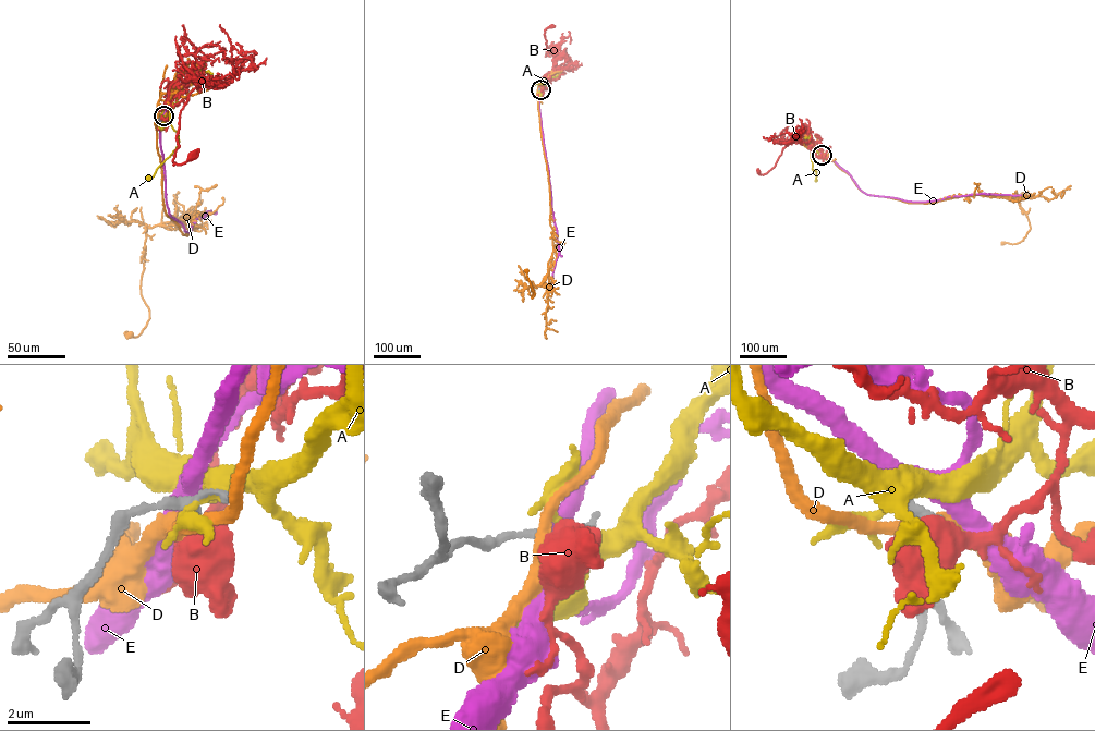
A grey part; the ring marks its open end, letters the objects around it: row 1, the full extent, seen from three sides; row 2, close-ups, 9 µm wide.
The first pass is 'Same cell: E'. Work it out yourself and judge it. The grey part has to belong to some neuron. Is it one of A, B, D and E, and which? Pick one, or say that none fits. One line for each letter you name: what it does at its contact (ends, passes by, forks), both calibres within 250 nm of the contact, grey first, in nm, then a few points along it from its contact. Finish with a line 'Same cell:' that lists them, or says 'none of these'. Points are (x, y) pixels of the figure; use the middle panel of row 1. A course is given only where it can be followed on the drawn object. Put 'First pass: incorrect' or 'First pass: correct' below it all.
B: It passes by. Thickness 200 nm (grey) against 600 nm. Its course: (540, 89), (552, 72), (555, 59), (547, 49), (544, 34), (551, 26)
Same cell: B
First pass: incorrect

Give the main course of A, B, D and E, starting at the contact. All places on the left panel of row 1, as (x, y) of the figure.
A: (163, 116), (175, 104), (174, 96), (171, 97), (170, 121), (179, 143), (154, 175), (147, 178)
B: (163, 116), (165, 101), (196, 80), (199, 84), (181, 110), (179, 146), (172, 160), (182, 165), (191, 157)
D: (163, 116), (155, 124), (165, 209), (183, 234), (195, 218), (147, 229), (141, 289), (149, 318), (130, 334)
E: (163, 116), (159, 129), (169, 212), (187, 232), (196, 219), (210, 211), (197, 215)

